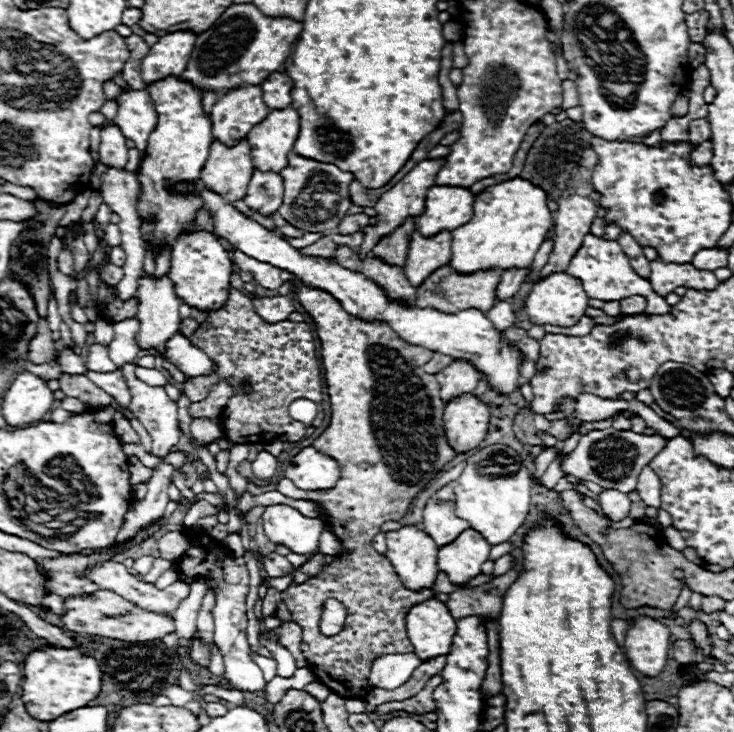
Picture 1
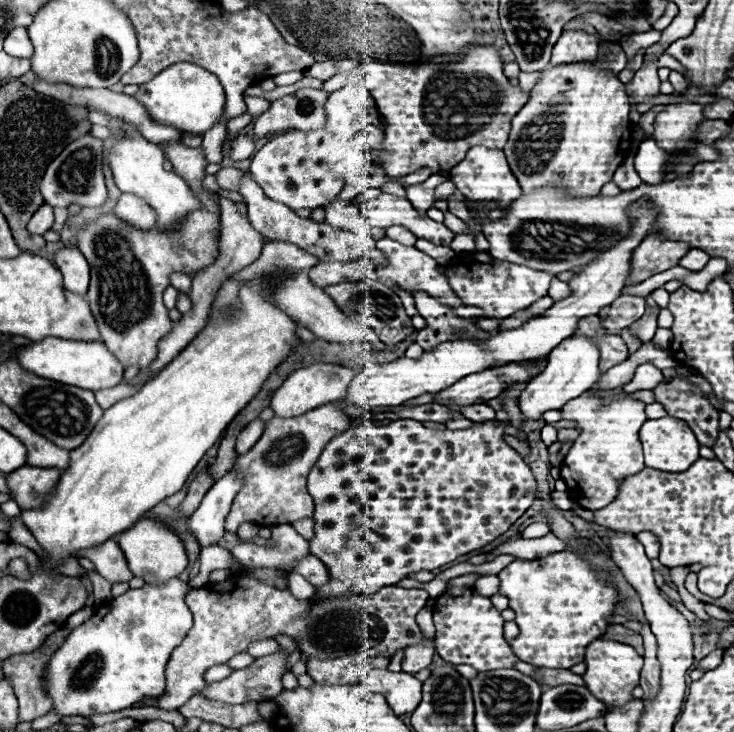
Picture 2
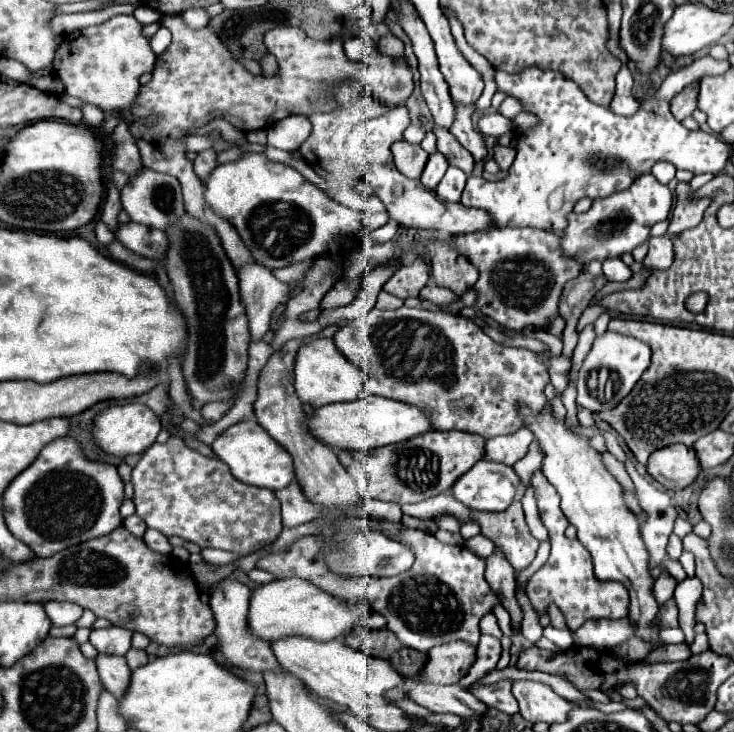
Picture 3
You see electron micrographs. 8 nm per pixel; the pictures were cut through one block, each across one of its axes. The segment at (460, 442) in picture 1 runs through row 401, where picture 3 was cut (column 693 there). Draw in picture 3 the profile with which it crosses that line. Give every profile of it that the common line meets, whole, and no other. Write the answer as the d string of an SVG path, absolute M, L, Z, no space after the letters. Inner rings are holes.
M672 444L654 450L648 458L646 470L666 490L682 490L696 480L700 464L696 462L692 448L684 444Z

